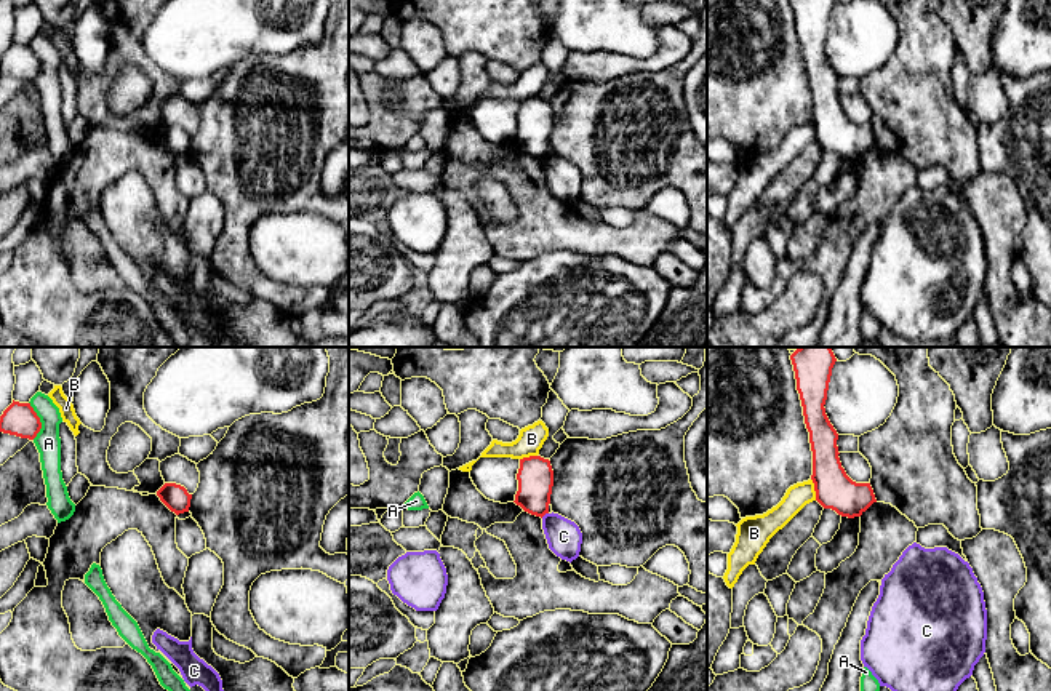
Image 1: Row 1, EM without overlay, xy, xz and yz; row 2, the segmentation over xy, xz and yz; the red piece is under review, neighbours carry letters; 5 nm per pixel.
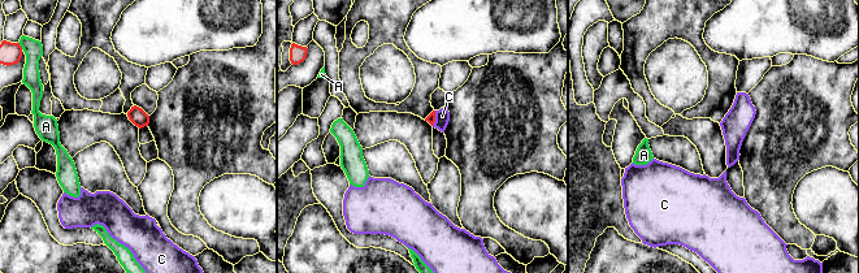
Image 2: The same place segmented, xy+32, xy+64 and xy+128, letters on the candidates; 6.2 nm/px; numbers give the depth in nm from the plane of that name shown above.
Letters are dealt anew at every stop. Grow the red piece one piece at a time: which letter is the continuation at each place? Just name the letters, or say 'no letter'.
no letter

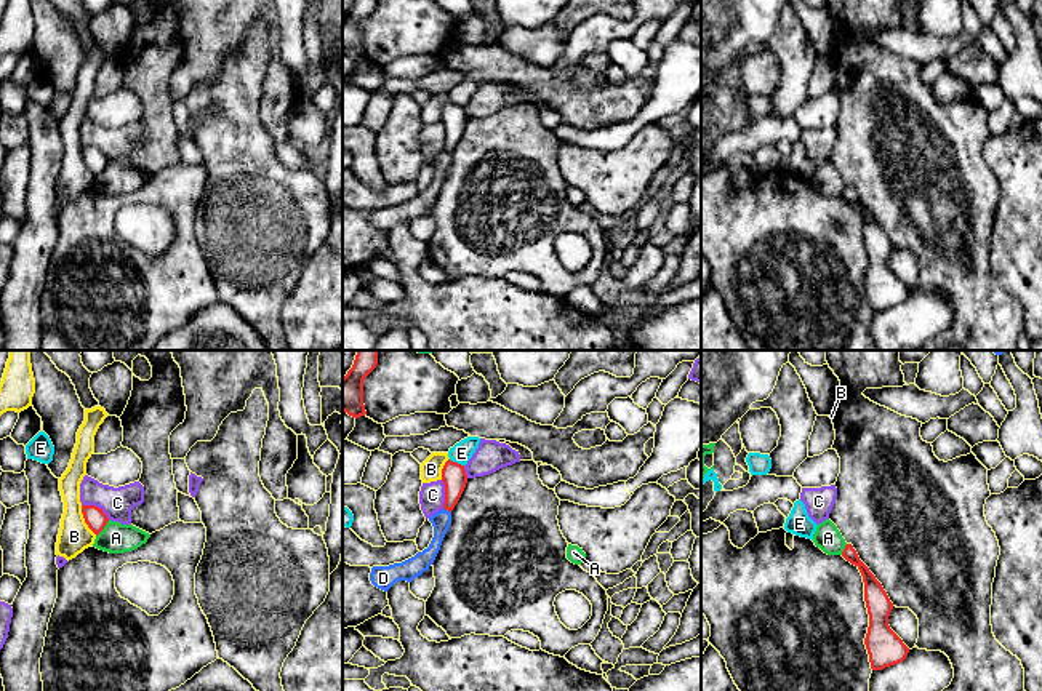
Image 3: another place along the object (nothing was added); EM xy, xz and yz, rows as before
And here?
no letter

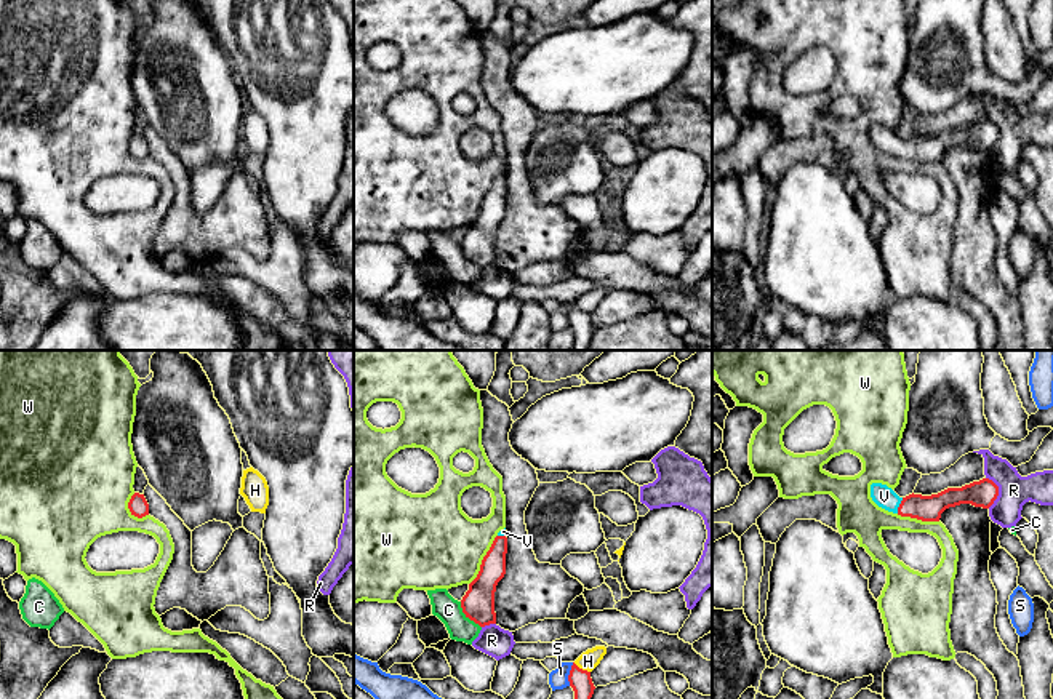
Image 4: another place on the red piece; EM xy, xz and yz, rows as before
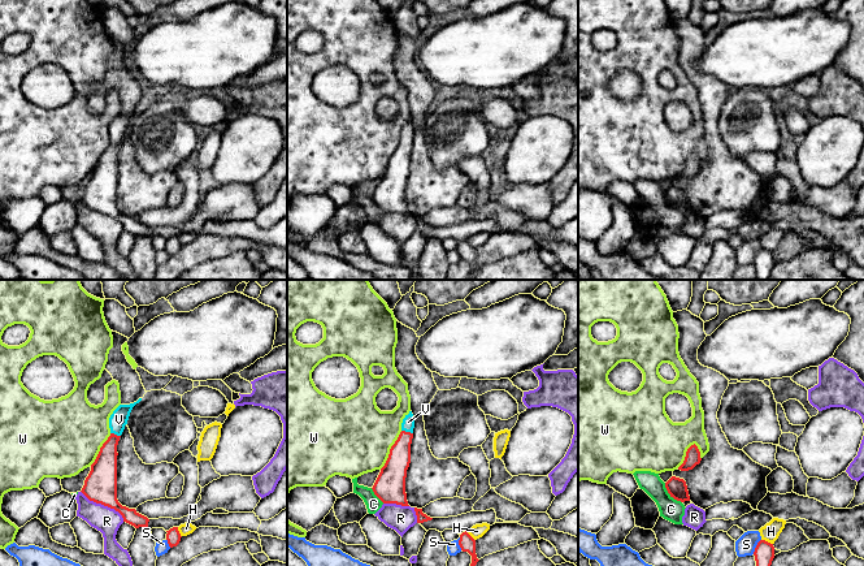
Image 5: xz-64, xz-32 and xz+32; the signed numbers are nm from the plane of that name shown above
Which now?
V

